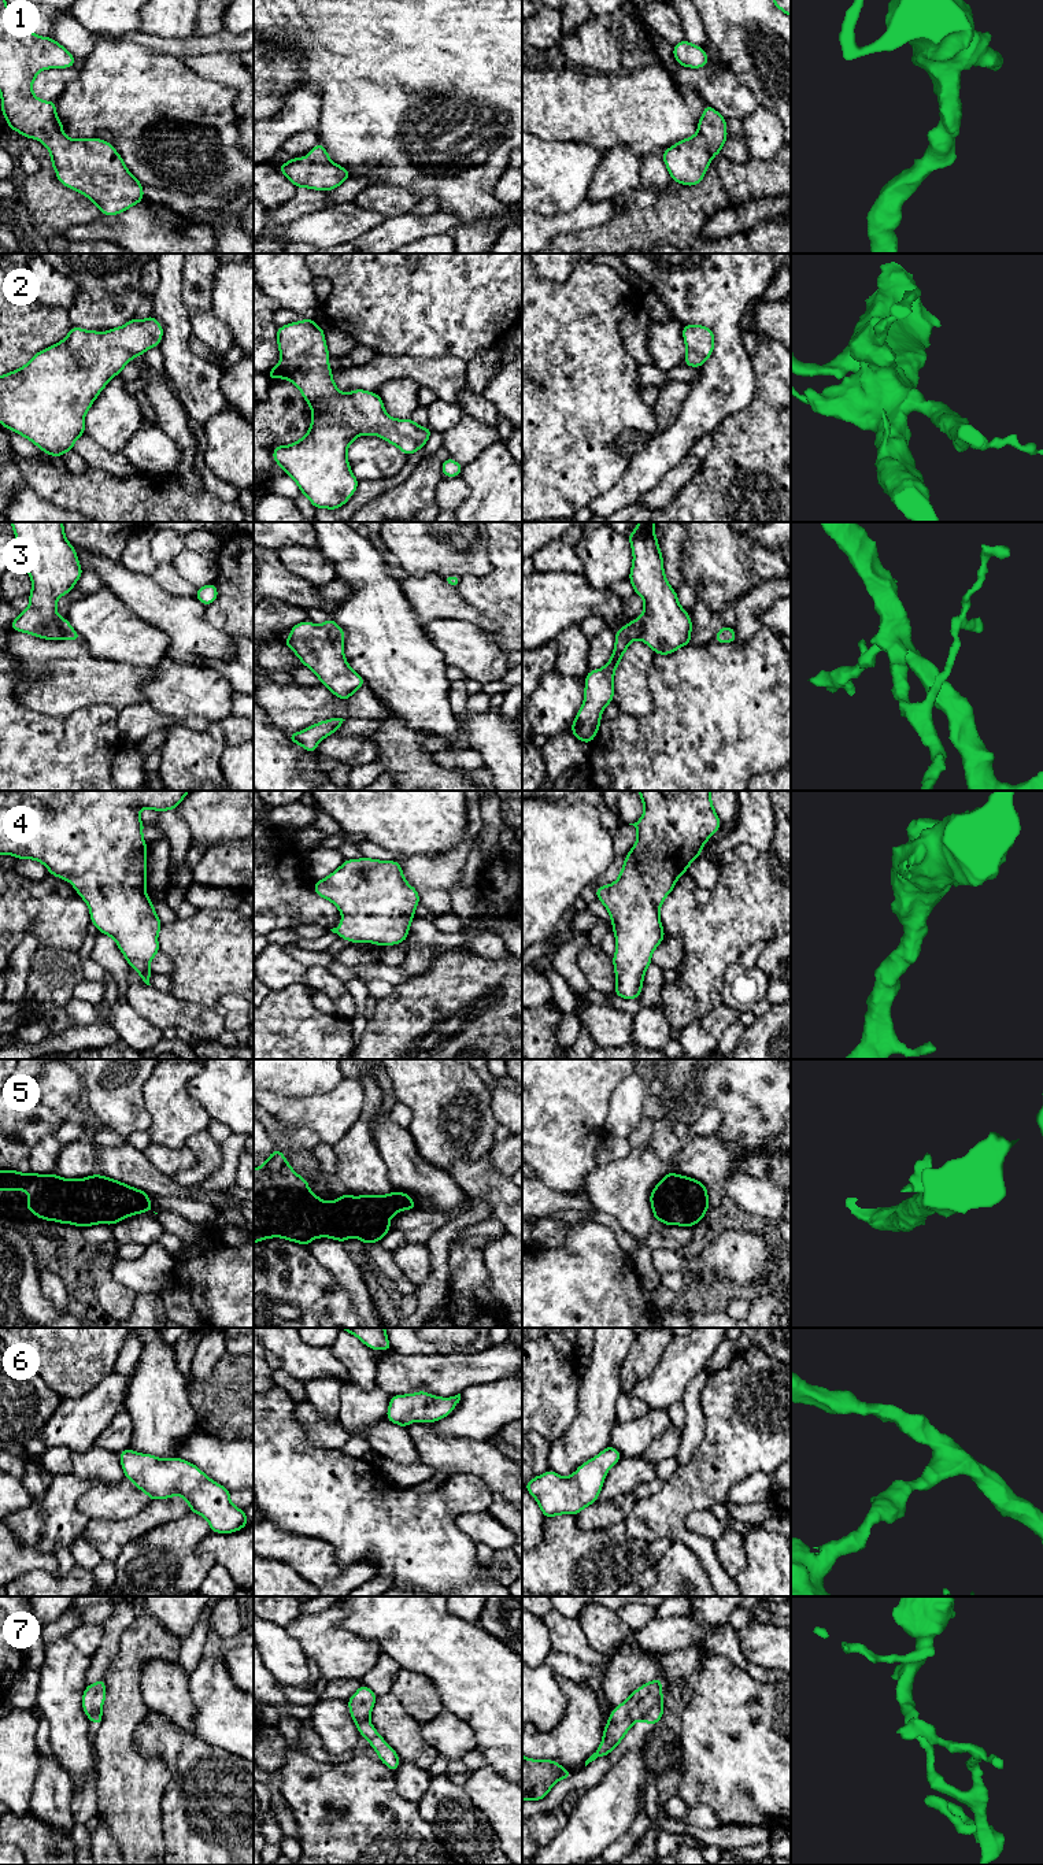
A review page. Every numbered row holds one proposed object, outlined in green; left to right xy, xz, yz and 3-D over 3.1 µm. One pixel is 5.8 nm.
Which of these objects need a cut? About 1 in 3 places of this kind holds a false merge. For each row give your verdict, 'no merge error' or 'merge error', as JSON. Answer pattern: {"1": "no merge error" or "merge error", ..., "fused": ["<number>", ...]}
{"1": "no merge error", "2": "no merge error", "3": "no merge error", "4": "no merge error", "5": "no merge error", "6": "no merge error", "7": "merge error", "fused": ["7"]}

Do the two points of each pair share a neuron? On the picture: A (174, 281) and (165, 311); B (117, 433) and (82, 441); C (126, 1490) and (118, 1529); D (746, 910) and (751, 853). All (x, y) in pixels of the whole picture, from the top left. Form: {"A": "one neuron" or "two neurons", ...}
{"A": "one neuron", "B": "two neurons", "C": "two neurons", "D": "two neurons"}

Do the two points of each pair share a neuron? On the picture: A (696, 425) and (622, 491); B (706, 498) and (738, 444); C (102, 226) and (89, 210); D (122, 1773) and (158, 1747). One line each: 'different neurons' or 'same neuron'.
A: same neuron
B: same neuron
C: different neurons
D: different neurons

